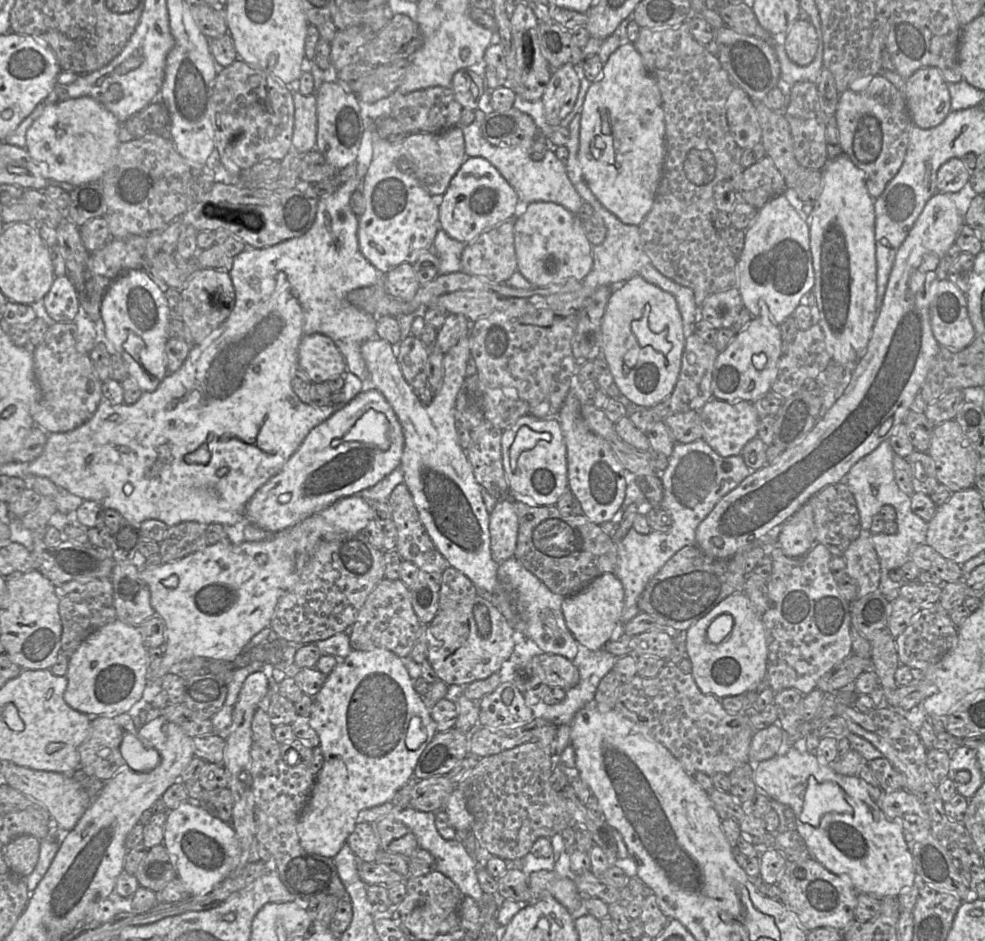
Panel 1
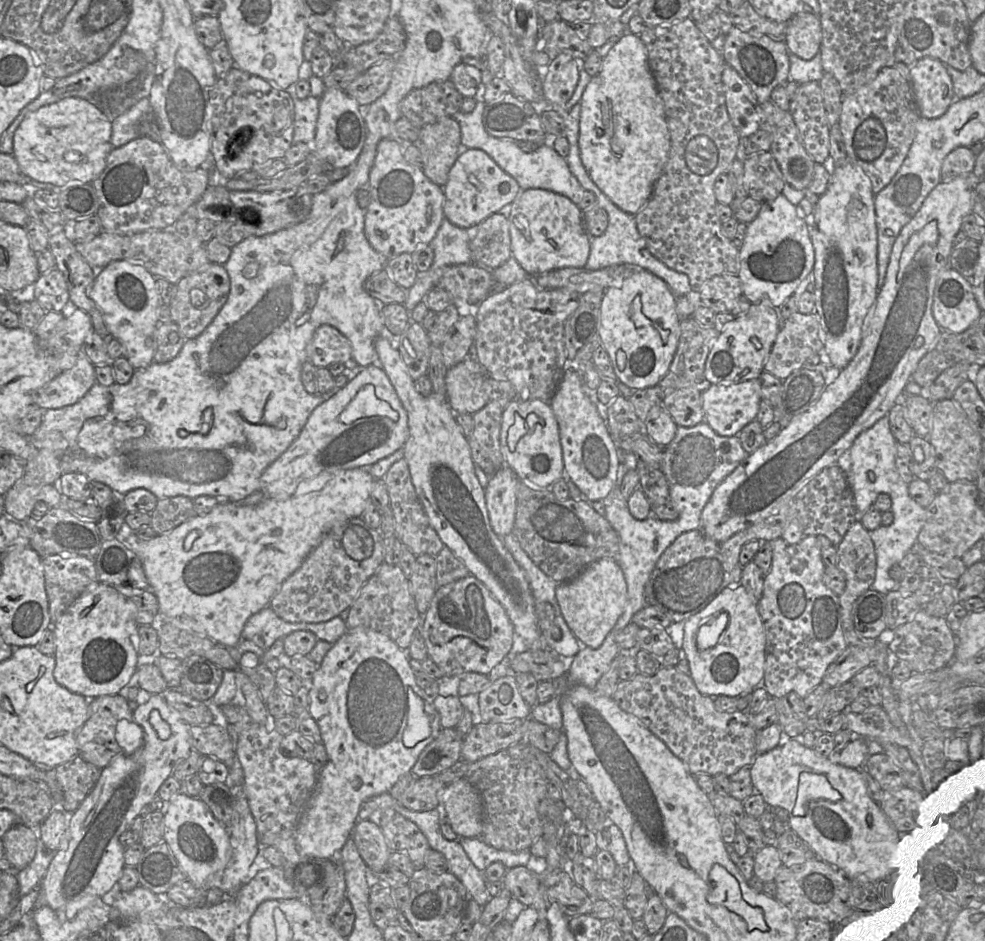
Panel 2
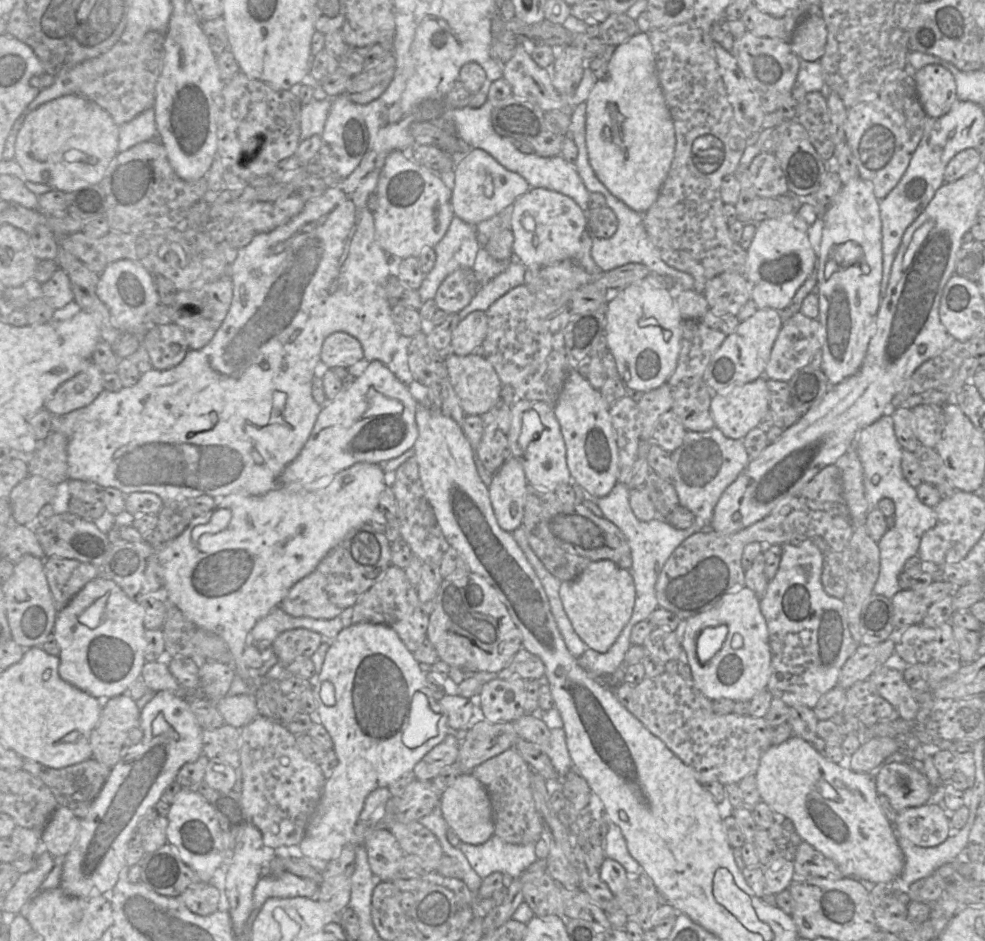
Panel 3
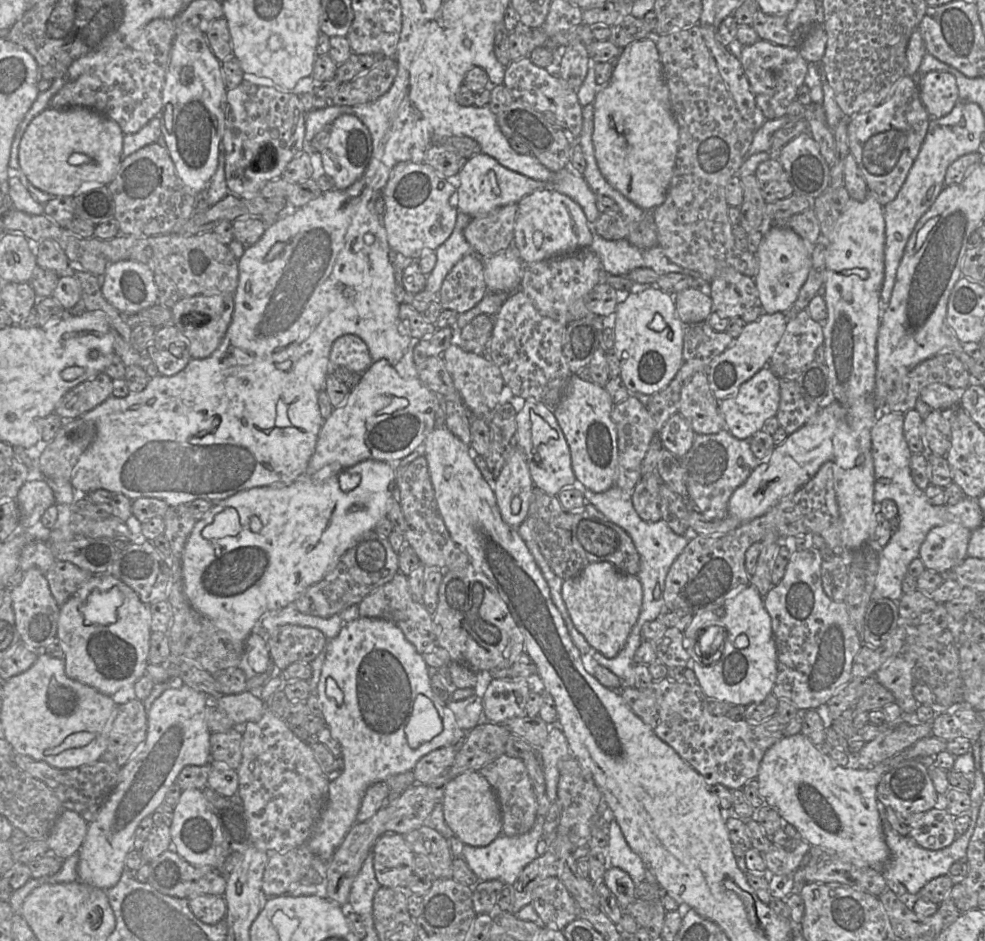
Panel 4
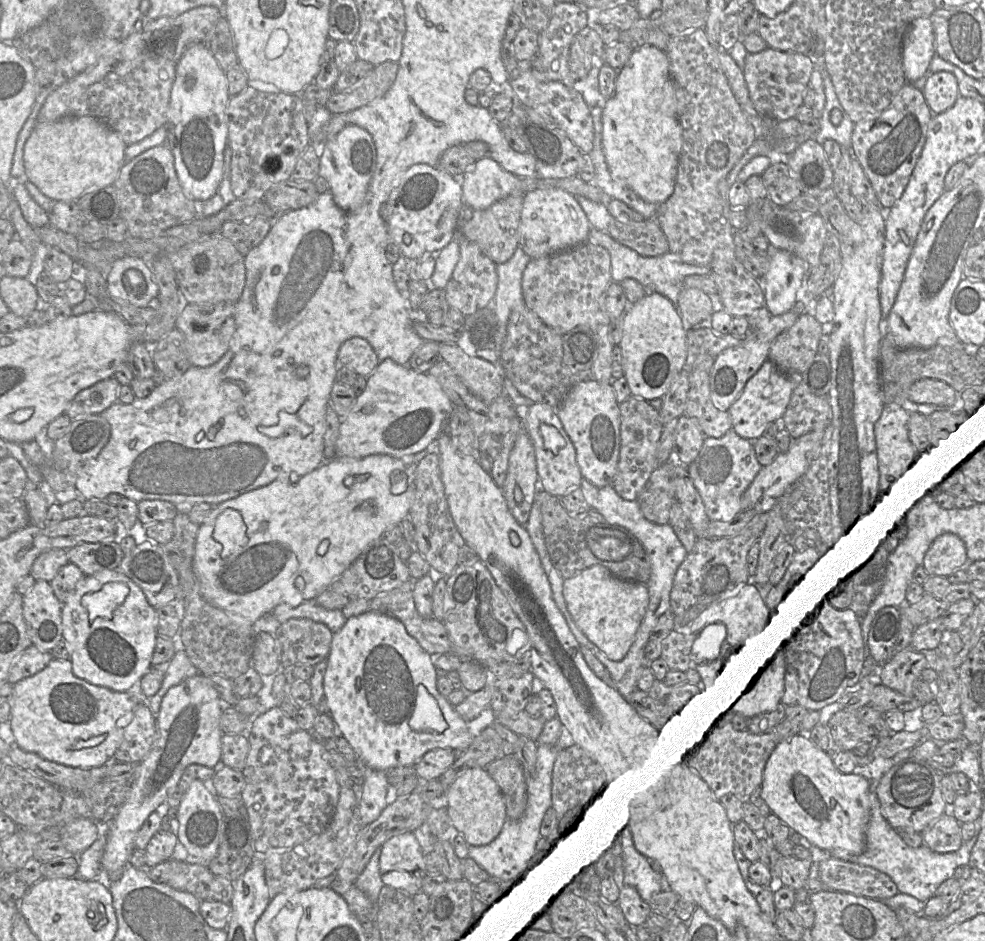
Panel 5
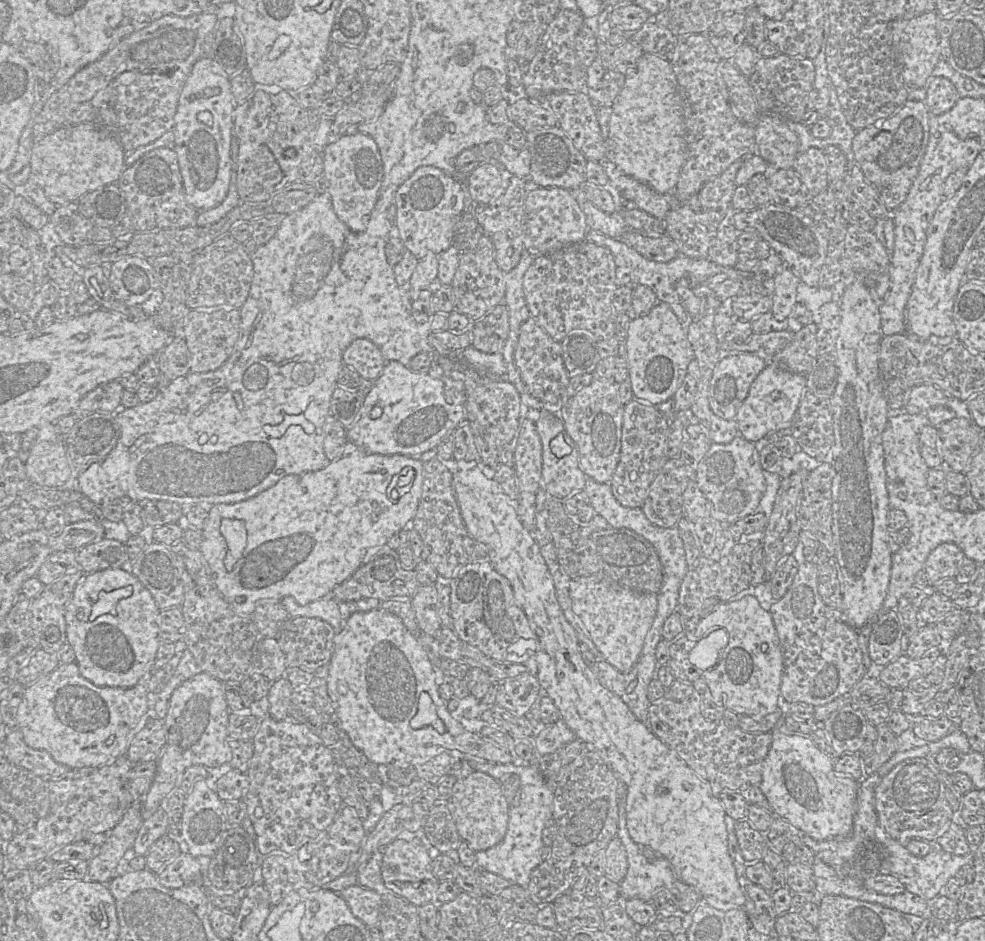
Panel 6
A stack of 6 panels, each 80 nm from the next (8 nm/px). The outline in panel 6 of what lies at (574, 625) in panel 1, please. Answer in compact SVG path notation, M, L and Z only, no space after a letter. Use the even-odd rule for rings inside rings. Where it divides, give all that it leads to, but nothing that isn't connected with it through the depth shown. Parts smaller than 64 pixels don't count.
M590 575L570 580L569 594L572 609L584 623L592 641L605 660L621 673L628 673L635 665L657 612L657 594L637 592L619 585L605 575Z

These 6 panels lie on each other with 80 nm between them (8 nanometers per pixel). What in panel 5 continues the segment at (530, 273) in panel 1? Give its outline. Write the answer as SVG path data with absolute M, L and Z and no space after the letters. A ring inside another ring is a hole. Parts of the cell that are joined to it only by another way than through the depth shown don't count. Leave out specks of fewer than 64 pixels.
M532 189L523 197L519 247L531 258L558 254L587 242L590 223L576 197L561 189Z

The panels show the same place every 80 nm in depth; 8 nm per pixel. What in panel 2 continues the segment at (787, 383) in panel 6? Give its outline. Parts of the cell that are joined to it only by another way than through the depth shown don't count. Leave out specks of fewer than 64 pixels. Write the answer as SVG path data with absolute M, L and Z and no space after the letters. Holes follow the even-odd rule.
M759 379L731 385L710 385L702 392L704 422L721 436L738 436L744 427L756 420L761 403L760 391Z

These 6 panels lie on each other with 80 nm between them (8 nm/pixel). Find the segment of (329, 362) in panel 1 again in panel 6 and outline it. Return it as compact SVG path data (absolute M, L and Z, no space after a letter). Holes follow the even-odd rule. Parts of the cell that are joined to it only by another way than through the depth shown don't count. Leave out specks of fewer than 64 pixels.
M353 340L342 355L343 364L355 370L362 378L375 381L382 373L386 360L380 349L370 340Z

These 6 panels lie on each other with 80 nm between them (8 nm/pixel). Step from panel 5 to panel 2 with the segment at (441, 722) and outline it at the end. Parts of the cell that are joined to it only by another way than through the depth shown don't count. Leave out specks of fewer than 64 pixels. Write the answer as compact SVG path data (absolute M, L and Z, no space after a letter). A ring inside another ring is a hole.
M409 692L408 704L408 721L402 741L405 747L412 748L430 736L431 725L424 711L424 702L415 692Z

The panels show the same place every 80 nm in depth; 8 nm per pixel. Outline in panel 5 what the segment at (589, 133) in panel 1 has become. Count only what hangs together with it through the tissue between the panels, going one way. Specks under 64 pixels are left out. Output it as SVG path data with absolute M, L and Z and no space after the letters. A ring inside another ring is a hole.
M642 45L633 49L627 63L620 70L617 70L614 93L605 101L602 108L602 147L608 169L613 179L620 185L625 185L643 200L654 204L663 204L671 196L675 187L682 148L682 127L677 115L675 88L669 73L669 64L664 51L652 45Z

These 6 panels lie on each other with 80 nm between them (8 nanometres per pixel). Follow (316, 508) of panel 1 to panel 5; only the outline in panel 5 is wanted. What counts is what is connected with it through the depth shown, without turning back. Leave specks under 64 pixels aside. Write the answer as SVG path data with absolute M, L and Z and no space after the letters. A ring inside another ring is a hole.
M391 359L382 360L367 377L366 387L357 395L348 415L341 419L336 456L362 458L369 455L389 455L401 458L414 455L430 447L442 433L448 433L448 422L454 408L436 378L427 372L417 372L397 364Z

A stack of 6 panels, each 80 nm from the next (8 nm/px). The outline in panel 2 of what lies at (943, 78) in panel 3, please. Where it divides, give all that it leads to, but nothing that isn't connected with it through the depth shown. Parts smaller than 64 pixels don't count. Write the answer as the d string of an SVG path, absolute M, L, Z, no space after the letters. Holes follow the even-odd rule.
M924 57L910 66L910 76L920 117L941 117L955 100L952 80L944 63Z

